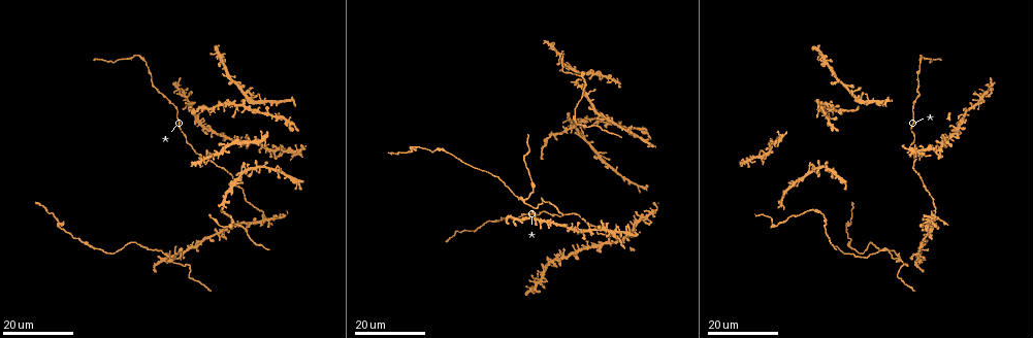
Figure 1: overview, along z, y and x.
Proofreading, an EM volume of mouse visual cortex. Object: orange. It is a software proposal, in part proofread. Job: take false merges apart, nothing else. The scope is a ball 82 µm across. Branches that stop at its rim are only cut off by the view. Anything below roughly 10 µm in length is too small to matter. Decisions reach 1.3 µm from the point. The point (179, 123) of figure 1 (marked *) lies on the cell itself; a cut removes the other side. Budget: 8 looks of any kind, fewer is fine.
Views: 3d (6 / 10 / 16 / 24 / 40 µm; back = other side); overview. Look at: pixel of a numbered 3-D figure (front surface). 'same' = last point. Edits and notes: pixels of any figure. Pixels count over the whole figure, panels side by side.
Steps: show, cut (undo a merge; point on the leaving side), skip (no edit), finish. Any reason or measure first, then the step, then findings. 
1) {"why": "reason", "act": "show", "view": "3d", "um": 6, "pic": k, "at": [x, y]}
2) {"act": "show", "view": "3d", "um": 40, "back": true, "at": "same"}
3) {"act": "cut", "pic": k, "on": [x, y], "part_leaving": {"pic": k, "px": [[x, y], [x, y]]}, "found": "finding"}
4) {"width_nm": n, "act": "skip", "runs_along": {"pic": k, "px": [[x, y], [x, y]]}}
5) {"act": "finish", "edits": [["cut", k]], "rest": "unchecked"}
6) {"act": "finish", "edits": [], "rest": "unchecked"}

{"why": "four arms meet", "act": "show", "view": "3d", "um": 24, "pic": 1, "at": [536, 217]}

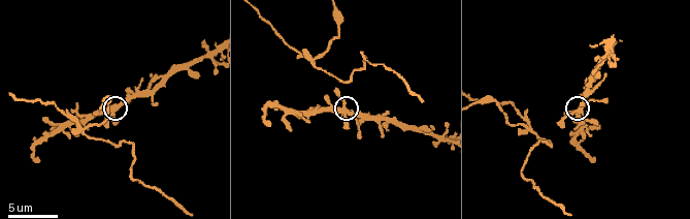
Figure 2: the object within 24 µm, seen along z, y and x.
{"why": "zoom in", "act": "show", "view": "3d", "um": 10, "pic": 2, "at": [574, 112]}

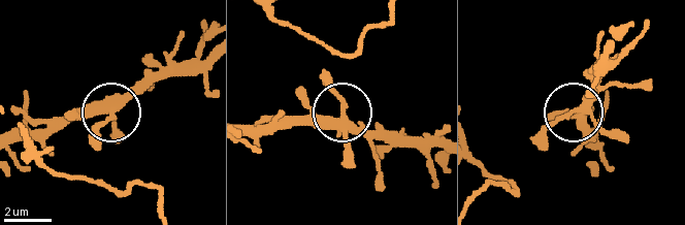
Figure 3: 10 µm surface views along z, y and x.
{"act": "skip", "runs_along": {"pic": 3, "px": [[205, 57], [158, 67], [111, 110], [30, 118]]}, "found": "continuous, no second cell"}

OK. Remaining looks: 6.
{"why": "four arms meet", "act": "show", "view": "3d", "um": 16, "pic": 2, "at": [312, 57]}

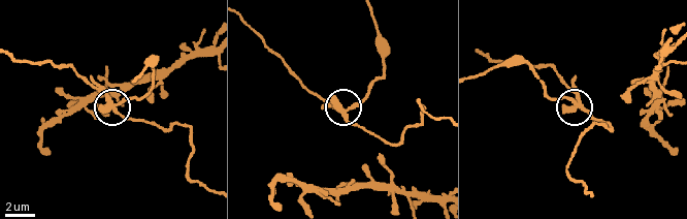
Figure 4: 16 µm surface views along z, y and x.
{"width_nm": 300, "act": "cut", "pic": 4, "on": [366, 99], "part_leaving": {"pic": 4, "px": [[348, 110], [384, 74], [384, 42], [370, 9]]}, "found": "two cells meet here"}

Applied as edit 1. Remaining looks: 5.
{"act": "show", "view": "overview"}

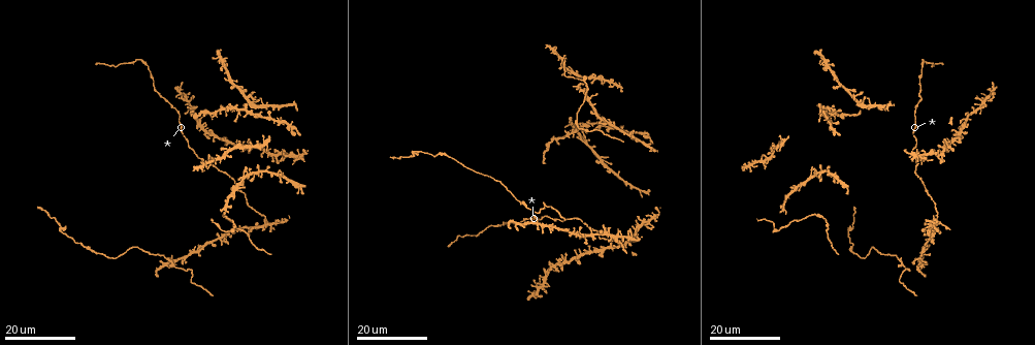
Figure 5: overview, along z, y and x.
{"why": "thick turns thin", "act": "show", "view": "3d", "um": 24, "pic": 5, "at": [823, 216]}

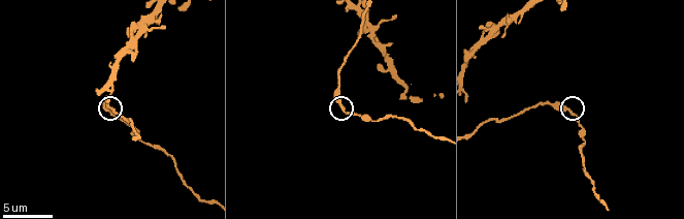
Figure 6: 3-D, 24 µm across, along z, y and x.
{"act": "show", "view": "3d", "um": 6, "pic": 6, "at": [571, 111]}

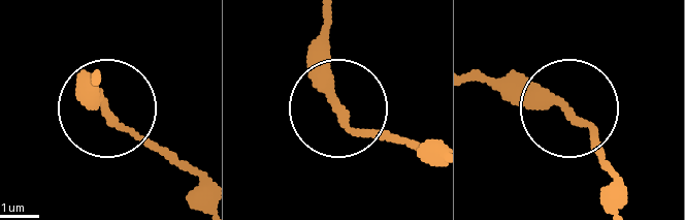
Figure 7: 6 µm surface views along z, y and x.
{"act": "skip", "found": "continuous, no second cell"}

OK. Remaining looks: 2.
{"why": "looks like a crossing", "act": "show", "view": "3d", "um": 24, "pic": 5, "at": [617, 234]}

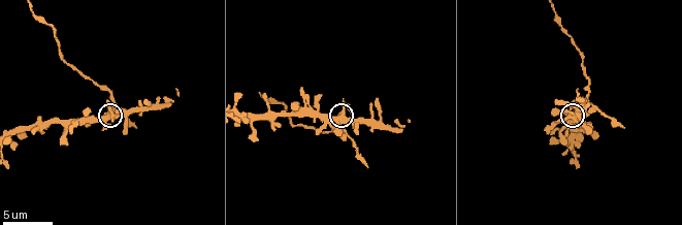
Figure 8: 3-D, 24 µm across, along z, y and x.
{"why": "zoom in", "act": "show", "view": "3d", "um": 6, "pic": 8, "at": [347, 118]}

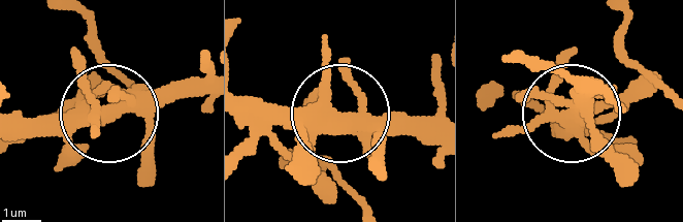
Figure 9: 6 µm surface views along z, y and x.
{"act": "skip", "runs_along": {"pic": 9, "px": [[83, 20], [99, 59], [89, 108], [155, 108], [204, 89]]}, "found": "one cell here"}

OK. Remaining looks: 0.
{"act": "finish", "edits": [["cut", 4]], "rest": "unchecked"}

